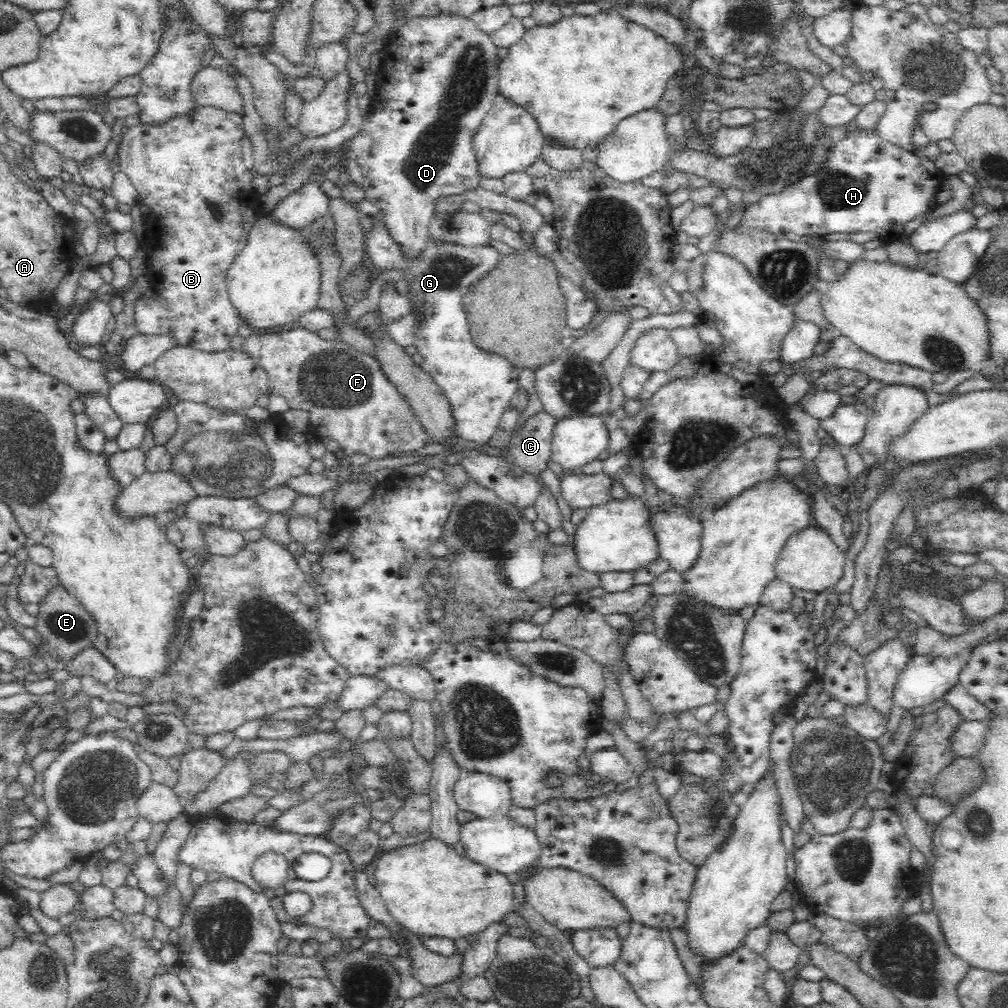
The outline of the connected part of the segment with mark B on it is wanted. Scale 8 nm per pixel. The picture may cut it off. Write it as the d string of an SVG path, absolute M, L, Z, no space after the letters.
M197 106L192 112L178 114L178 116L170 118L168 122L162 122L162 124L136 123L127 128L124 127L121 135L122 138L118 142L117 168L128 177L132 186L138 191L140 202L148 204L151 211L156 214L156 222L154 222L154 234L156 234L154 248L156 250L150 252L150 266L148 266L148 273L145 274L148 282L150 281L150 284L152 284L152 294L149 297L139 297L136 306L133 308L133 317L138 335L174 333L180 346L200 349L210 353L230 349L231 340L237 334L238 327L243 320L239 316L236 307L231 303L228 285L226 284L226 274L238 254L246 248L250 230L253 228L254 222L258 220L258 212L252 206L246 206L246 202L248 202L246 196L252 194L251 182L257 176L257 172L253 145L248 131L244 129L243 117L221 109Z

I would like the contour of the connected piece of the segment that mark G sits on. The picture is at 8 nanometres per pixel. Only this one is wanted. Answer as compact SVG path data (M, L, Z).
M375 217L365 236L366 261L370 268L380 272L398 270L408 286L410 314L387 323L387 334L398 345L416 346L424 360L421 368L430 374L449 402L455 435L476 443L487 443L498 430L501 415L510 406L512 395L519 386L521 370L499 354L474 344L462 300L468 286L498 262L500 252L490 244L464 246L442 240L437 235L427 236L422 250L412 257L404 253L402 245L394 241L390 233L384 220Z

